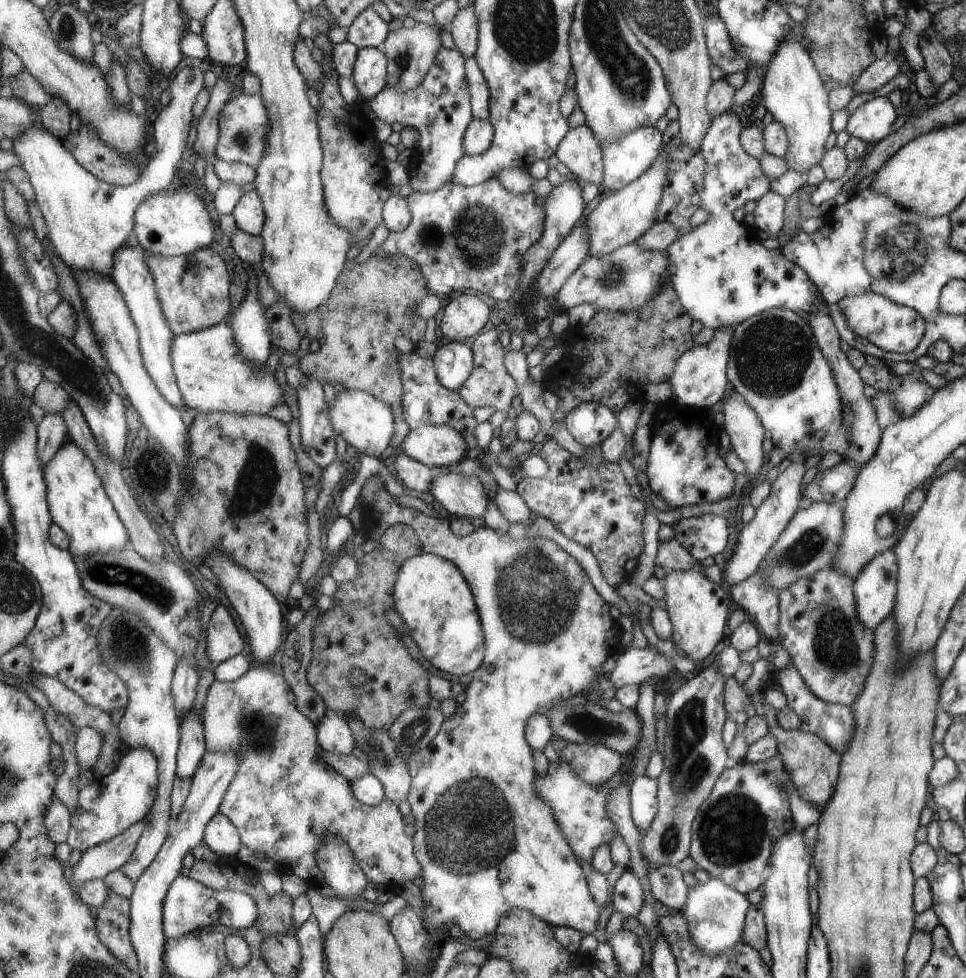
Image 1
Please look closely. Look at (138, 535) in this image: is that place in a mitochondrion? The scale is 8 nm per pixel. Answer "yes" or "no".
no

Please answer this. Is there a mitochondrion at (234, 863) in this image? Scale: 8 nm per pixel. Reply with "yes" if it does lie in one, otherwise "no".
no

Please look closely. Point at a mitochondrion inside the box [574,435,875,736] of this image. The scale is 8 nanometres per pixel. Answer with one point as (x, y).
(835, 647)

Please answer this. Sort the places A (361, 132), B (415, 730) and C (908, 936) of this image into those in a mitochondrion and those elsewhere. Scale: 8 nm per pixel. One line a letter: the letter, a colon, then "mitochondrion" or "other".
A: other
B: mitochondrion
C: other

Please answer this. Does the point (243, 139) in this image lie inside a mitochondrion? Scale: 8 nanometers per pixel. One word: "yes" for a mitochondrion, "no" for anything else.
yes

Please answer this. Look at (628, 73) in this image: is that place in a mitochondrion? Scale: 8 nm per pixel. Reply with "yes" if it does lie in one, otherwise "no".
yes

